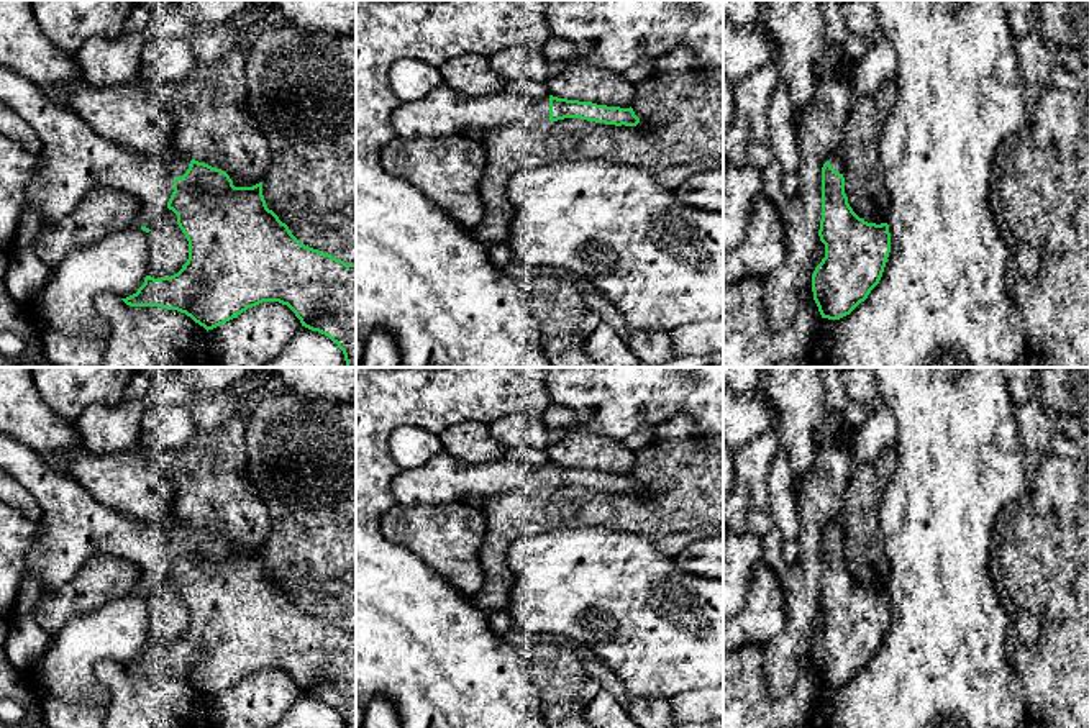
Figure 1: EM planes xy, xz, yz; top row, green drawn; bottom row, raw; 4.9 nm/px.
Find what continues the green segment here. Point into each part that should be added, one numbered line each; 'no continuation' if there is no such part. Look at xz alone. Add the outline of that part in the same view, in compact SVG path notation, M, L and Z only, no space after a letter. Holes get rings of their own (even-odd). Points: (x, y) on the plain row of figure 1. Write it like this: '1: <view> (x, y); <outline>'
1: xz (443, 479); M443 451L418 469L399 469L392 482L392 494L403 507L440 507L464 502L469 495L487 498L515 490L549 490L549 462L523 466L502 457L492 462L464 464Z

